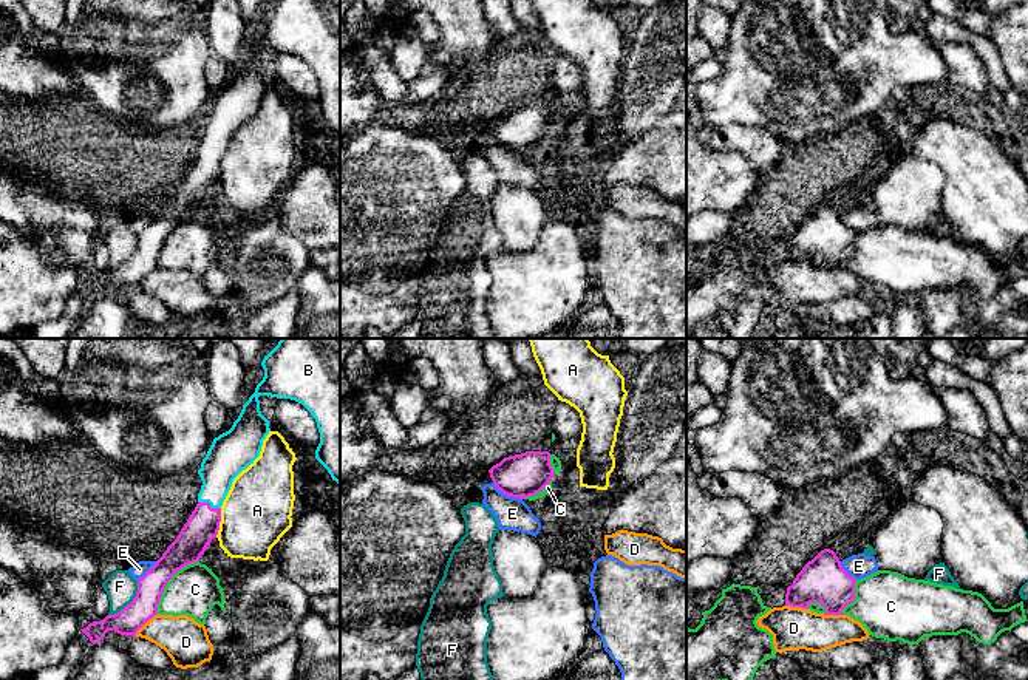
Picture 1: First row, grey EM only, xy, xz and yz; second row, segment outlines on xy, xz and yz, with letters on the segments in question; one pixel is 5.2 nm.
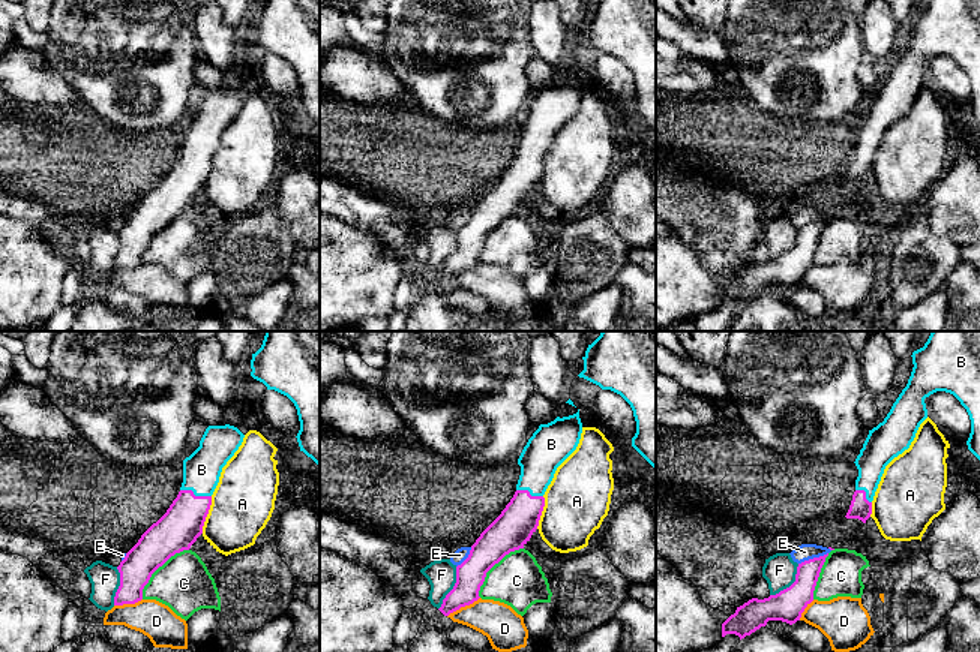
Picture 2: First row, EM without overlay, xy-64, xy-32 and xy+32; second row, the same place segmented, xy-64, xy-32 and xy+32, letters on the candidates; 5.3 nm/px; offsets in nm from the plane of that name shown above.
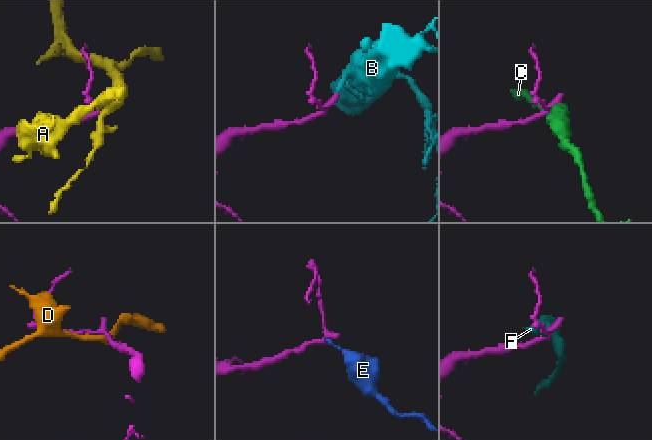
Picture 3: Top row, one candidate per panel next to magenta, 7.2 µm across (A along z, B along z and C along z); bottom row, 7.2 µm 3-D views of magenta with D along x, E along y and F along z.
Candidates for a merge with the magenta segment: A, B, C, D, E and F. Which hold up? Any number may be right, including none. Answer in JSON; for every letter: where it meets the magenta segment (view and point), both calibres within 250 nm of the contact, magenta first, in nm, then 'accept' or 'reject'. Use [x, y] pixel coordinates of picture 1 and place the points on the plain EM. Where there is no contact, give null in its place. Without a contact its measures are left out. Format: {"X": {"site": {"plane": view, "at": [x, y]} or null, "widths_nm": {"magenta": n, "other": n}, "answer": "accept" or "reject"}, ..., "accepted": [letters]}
{"A": {"site": {"plane": "xy", "at": [220, 175]}, "widths_nm": {"magenta": 170, "other": 360}, "answer": "reject"}, "B": {"site": {"plane": "xy", "at": [209, 158]}, "widths_nm": {"magenta": 170, "other": 200}, "answer": "accept"}, "C": {"site": {"plane": "xy", "at": [169, 234]}, "widths_nm": {"magenta": 160, "other": 260}, "answer": "reject"}, "D": {"site": {"plane": "xy", "at": [146, 275]}, "widths_nm": {"magenta": 140, "other": 240}, "answer": "reject"}, "E": {"site": {"plane": "xz", "at": [507, 149]}, "widths_nm": {"magenta": 220, "other": 180}, "answer": "reject"}, "F": {"site": {"plane": "xy", "at": [130, 257]}, "widths_nm": {"magenta": 140, "other": 160}, "answer": "reject"}, "accepted": ["B"]}

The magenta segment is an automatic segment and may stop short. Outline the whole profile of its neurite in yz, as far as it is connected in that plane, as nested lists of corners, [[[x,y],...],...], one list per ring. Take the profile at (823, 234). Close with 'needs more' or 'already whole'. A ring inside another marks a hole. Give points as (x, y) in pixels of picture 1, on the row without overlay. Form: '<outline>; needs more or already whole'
[[[830,202],[821,204],[787,241],[785,260],[808,263],[810,257],[821,257],[824,269],[844,269],[841,264],[855,255],[855,236]]]; already whole

